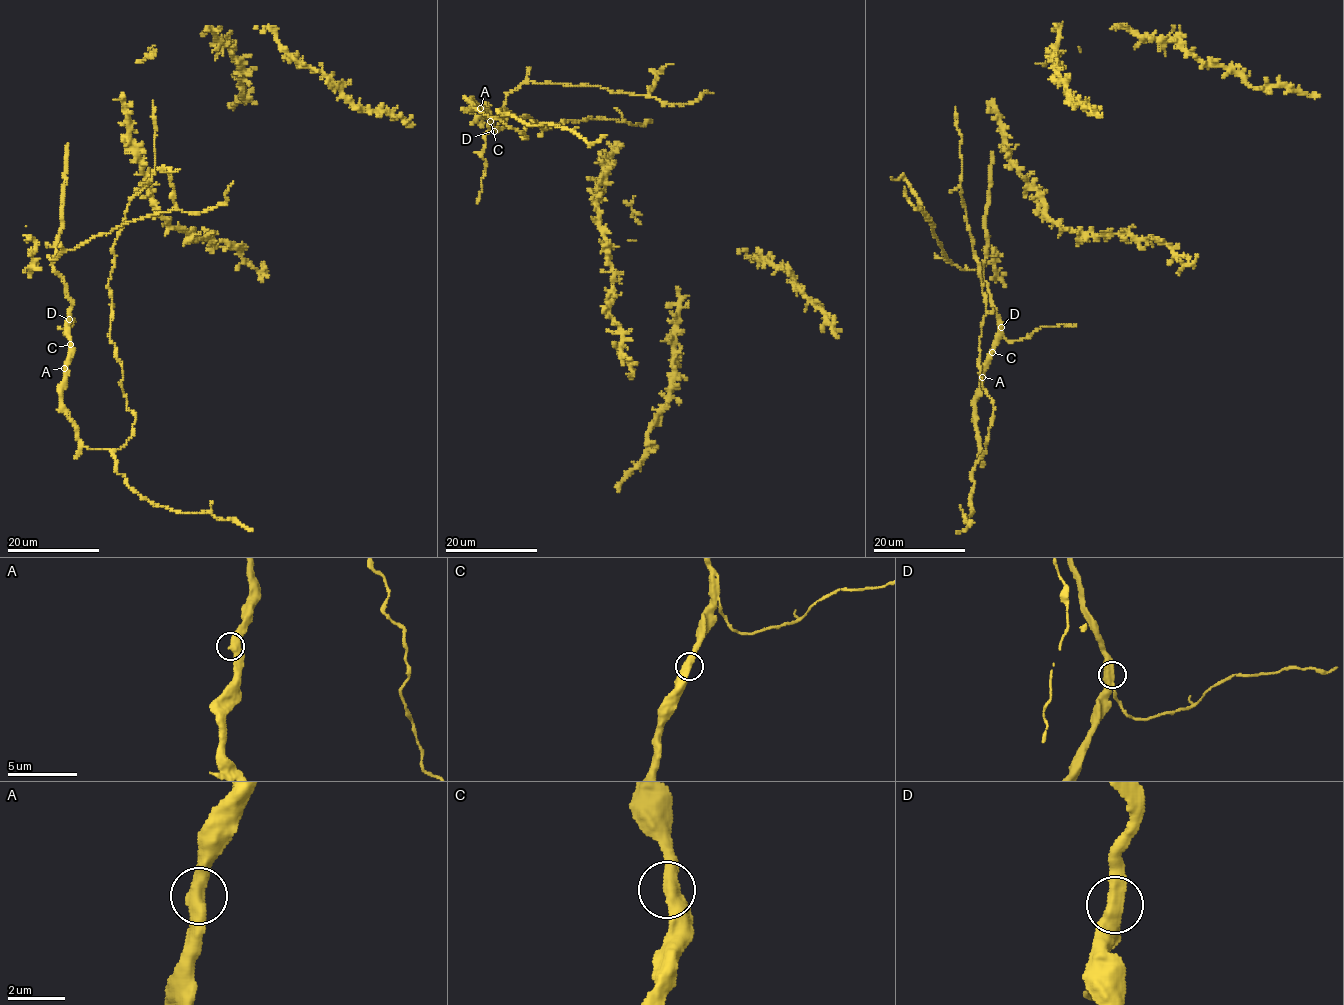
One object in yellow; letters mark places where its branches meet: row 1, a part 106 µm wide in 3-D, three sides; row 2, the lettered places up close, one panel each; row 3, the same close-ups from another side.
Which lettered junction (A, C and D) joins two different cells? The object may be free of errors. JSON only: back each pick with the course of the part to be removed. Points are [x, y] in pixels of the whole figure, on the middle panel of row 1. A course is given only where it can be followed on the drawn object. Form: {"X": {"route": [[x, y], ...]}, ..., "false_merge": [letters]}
{"false_merge": []}

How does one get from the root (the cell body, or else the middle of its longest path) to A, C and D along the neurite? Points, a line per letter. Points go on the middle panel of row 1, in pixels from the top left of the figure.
A: (554, 125), (541, 130), (530, 121), (523, 138), (472, 109), (469, 99), (480, 108)
C: (554, 125), (541, 130), (530, 121), (523, 138), (472, 109), (469, 99), (490, 121)
D: (554, 125), (541, 130), (530, 121), (523, 138), (472, 109), (469, 99), (494, 131)

